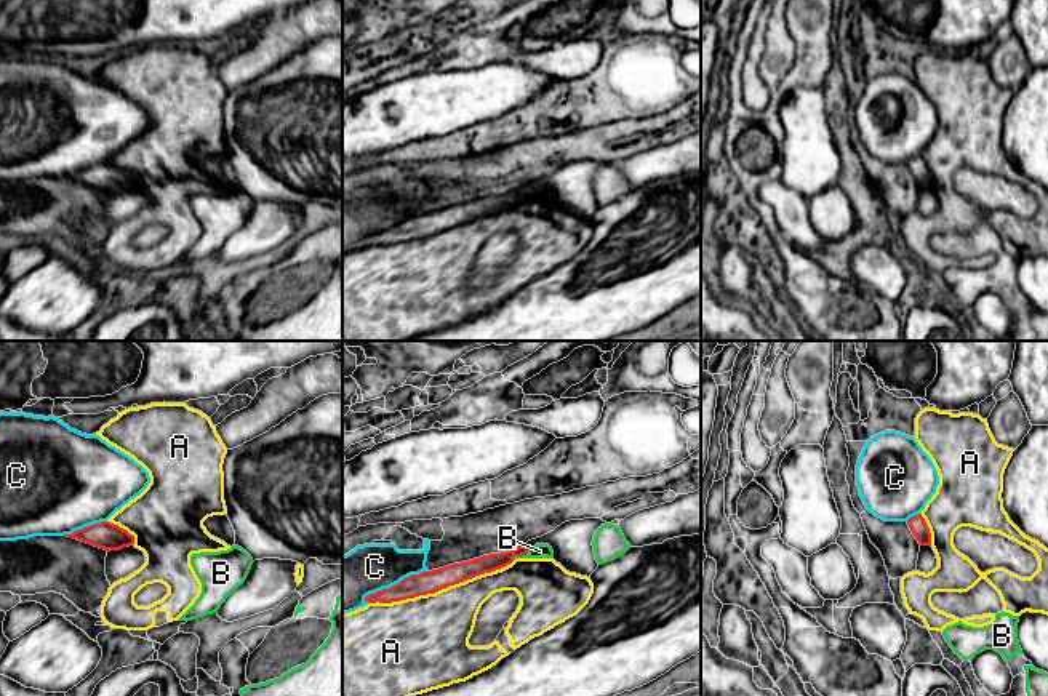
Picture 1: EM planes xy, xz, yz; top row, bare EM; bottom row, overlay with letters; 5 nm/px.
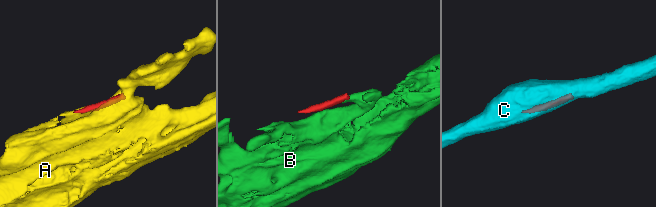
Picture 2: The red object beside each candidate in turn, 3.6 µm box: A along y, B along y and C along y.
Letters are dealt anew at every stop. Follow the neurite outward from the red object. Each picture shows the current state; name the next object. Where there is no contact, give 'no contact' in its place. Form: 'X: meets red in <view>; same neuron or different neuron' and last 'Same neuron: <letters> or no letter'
A: meets red in xz; different neuron
B: meets red in xz; different neuron
C: meets red in xz; different neuron
Same neuron: no letter

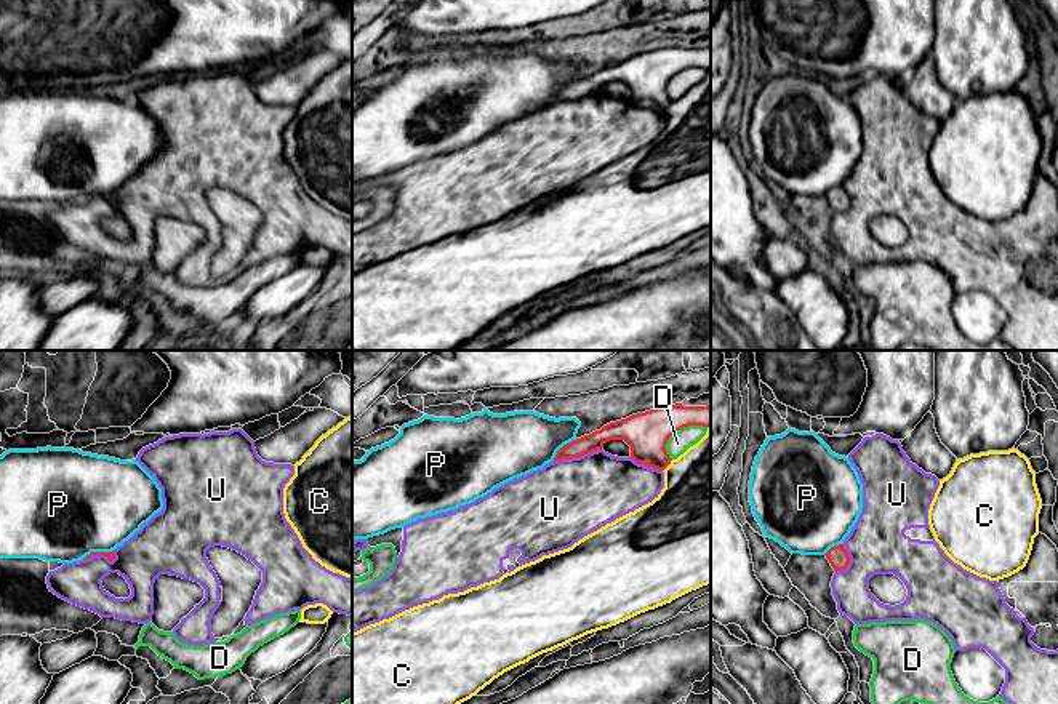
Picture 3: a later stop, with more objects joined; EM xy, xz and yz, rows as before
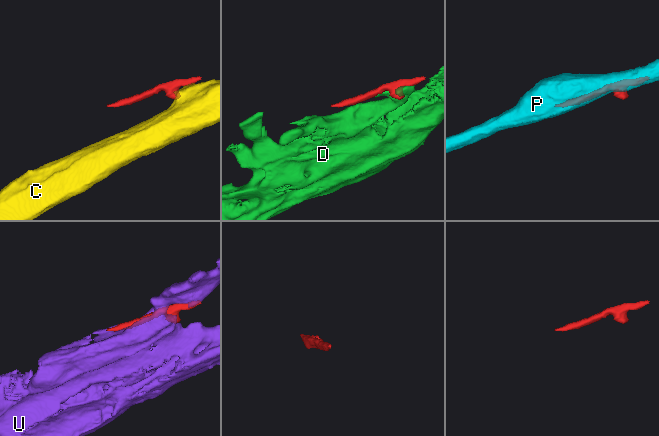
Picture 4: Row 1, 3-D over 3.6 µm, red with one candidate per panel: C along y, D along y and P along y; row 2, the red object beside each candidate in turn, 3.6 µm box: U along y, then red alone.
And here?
C: meets red in xz; different neuron
D: meets red in xz; different neuron
P: meets red in xz; different neuron
U: meets red in xz; different neuron
Same neuron: no letter

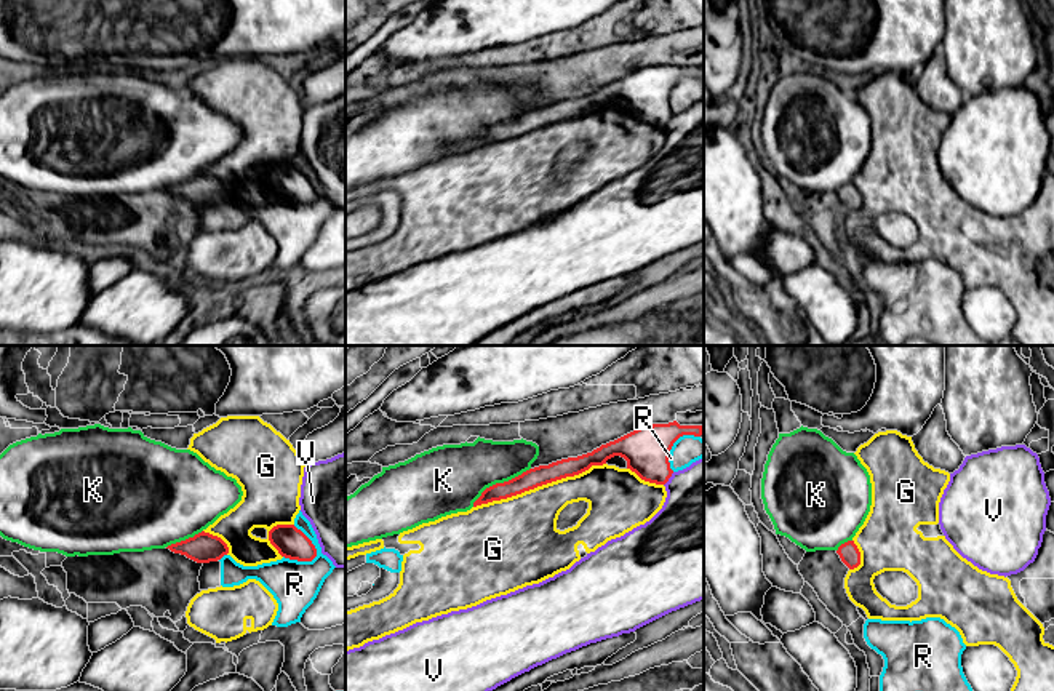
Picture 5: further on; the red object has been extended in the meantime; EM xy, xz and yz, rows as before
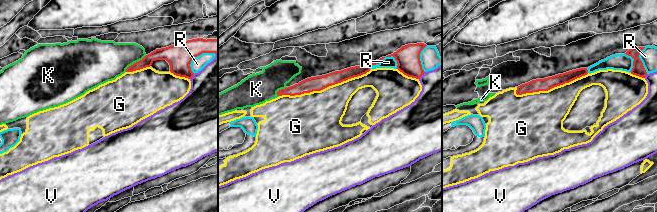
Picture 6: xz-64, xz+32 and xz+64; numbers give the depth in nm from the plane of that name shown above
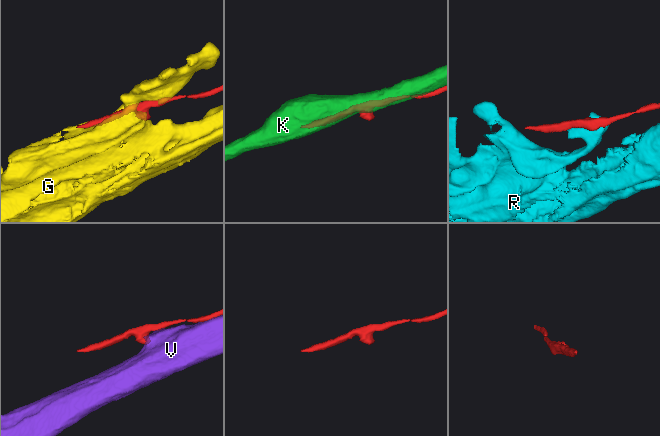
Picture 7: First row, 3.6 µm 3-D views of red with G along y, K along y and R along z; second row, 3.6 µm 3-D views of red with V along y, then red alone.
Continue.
G: meets red in xz; different neuron
K: meets red in xz; different neuron
R: meets red in xy; different neuron
V: meets red in xz; different neuron
Same neuron: no letter

